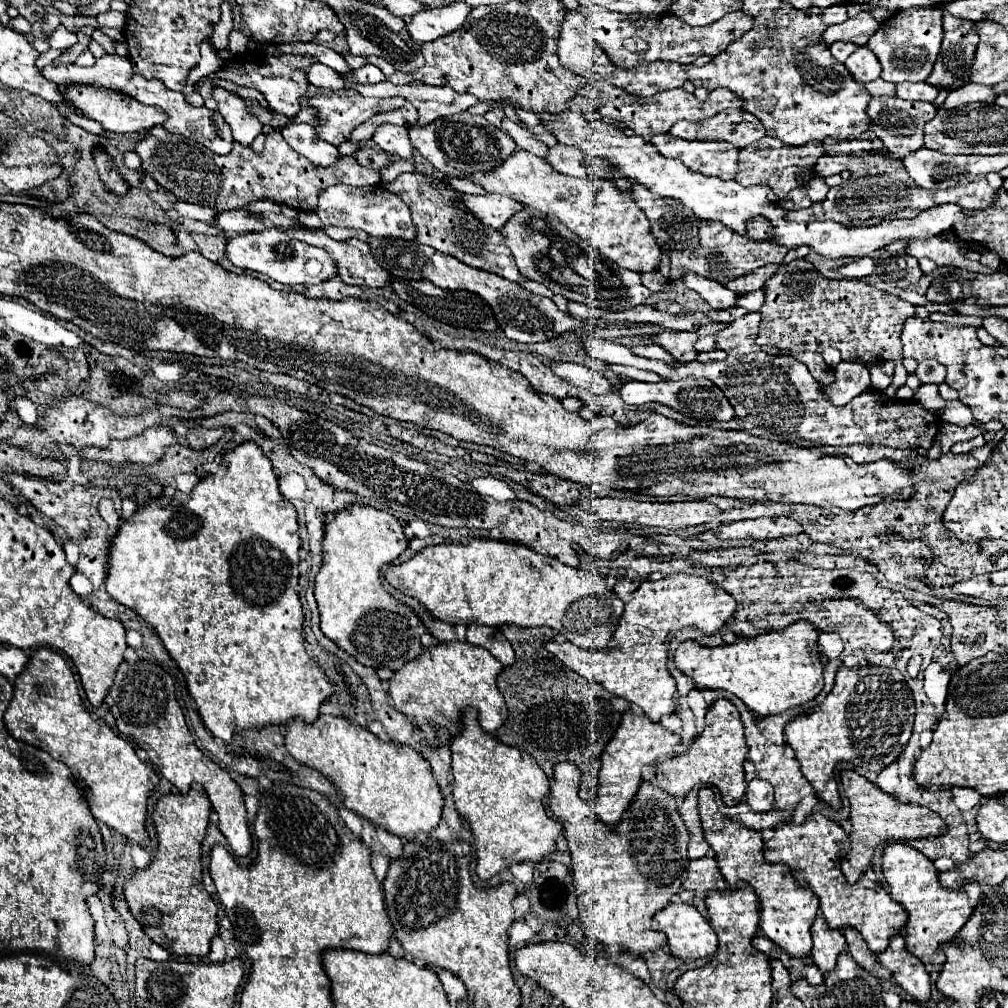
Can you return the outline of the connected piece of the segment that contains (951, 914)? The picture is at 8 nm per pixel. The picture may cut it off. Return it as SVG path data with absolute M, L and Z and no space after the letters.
M889 843L883 847L881 869L891 887L891 897L897 903L901 903L909 913L905 925L907 949L917 959L927 963L931 953L935 953L941 943L951 941L955 933L959 933L959 929L965 925L967 917L971 917L975 905L981 899L981 887L979 883L967 883L963 889L941 887L937 881L937 871L933 867L933 861L905 843Z

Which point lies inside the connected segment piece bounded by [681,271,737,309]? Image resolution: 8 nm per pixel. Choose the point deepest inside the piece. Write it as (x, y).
(718, 296)

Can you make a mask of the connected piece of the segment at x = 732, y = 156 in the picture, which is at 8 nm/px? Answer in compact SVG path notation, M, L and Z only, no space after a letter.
M655 135L651 143L663 157L679 159L695 173L721 179L733 179L737 173L739 149L725 141L687 141L673 135Z

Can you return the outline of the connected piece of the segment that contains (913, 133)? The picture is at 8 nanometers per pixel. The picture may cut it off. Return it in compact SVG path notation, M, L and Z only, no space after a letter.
M873 97L867 105L867 115L871 117L871 131L883 141L885 149L897 159L907 157L915 149L923 147L923 125L935 117L937 109L933 103L923 101L903 101L899 97Z

